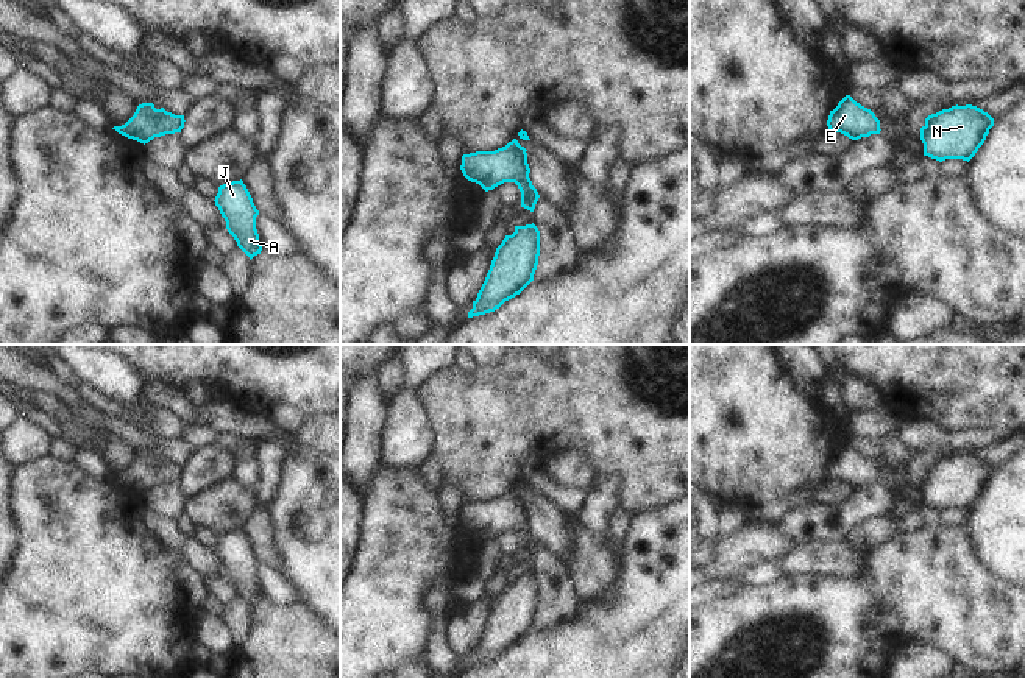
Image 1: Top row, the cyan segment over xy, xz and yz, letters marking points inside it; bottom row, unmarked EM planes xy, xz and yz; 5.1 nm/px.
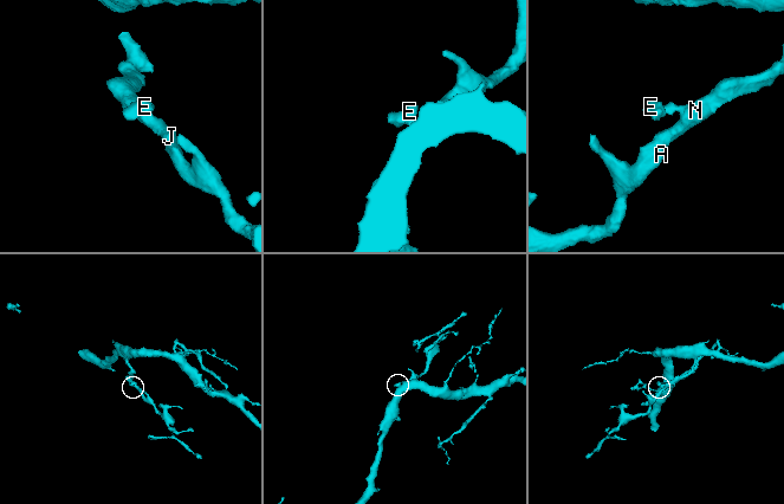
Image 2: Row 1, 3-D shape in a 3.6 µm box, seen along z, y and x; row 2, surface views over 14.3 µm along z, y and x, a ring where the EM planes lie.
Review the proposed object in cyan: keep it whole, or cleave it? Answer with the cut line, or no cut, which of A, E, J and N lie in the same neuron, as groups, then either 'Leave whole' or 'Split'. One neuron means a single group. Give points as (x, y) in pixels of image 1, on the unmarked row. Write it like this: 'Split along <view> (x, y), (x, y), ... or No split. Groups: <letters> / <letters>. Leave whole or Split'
No split. Groups: A E J N. Leave whole

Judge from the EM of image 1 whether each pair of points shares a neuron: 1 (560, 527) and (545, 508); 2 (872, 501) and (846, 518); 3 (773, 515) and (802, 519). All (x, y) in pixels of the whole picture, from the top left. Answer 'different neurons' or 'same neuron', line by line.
1: same neuron
2: same neuron
3: different neurons

